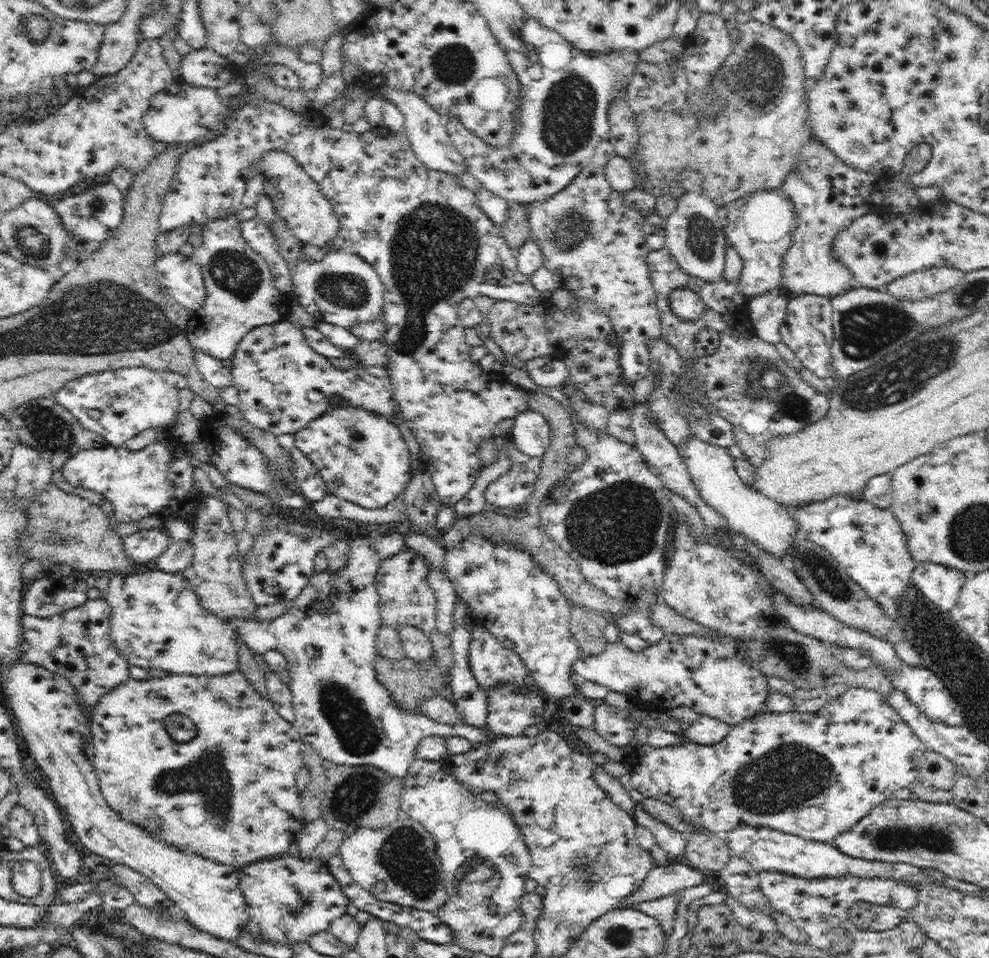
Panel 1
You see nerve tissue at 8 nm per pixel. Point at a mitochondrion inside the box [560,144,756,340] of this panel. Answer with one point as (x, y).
(702, 238)

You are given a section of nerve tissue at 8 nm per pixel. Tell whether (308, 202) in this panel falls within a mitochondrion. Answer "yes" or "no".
no

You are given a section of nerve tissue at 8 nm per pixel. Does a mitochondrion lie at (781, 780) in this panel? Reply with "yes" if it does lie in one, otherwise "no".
yes

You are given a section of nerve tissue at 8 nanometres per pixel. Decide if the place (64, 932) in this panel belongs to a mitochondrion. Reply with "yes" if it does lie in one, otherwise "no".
no

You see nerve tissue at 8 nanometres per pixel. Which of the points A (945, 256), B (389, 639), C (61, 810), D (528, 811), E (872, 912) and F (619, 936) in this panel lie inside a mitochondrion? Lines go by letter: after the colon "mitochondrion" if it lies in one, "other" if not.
A: other
B: other
C: other
D: other
E: other
F: mitochondrion

